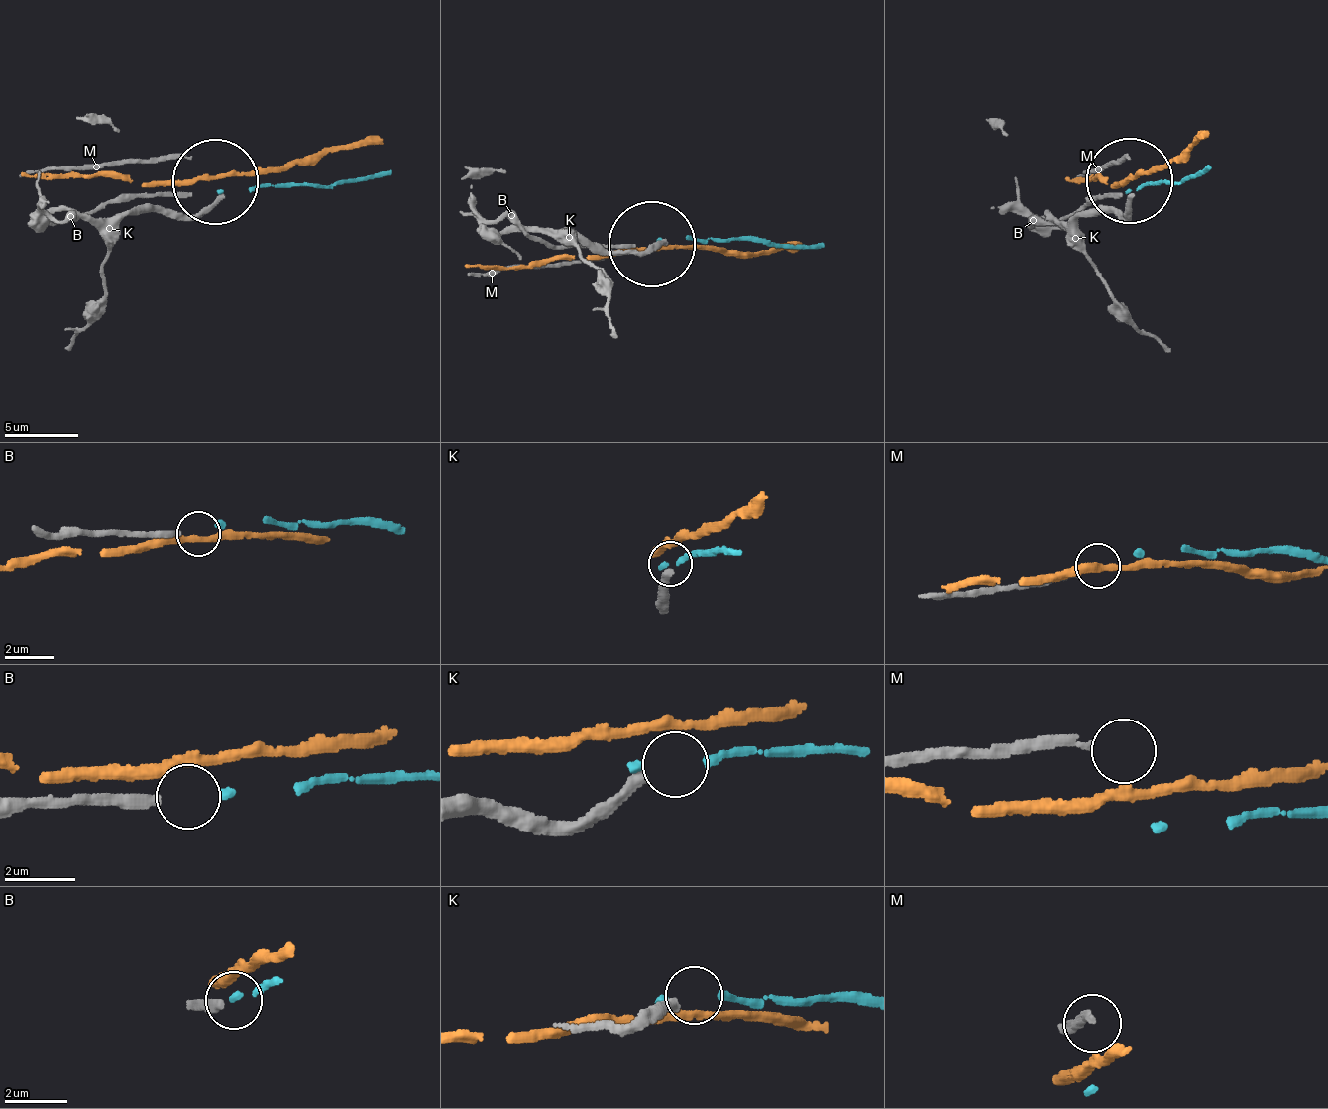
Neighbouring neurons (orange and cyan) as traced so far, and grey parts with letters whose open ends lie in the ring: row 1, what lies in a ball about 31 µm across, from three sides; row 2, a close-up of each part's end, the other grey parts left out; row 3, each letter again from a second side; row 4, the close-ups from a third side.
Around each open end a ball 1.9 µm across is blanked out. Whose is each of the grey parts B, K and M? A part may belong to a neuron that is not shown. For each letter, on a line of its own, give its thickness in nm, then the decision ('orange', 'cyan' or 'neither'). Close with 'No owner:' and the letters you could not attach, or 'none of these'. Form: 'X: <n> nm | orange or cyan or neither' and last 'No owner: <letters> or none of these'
B: 280 nm | cyan
K: 320 nm | neither
M: 200 nm | neither
No owner: K, M

